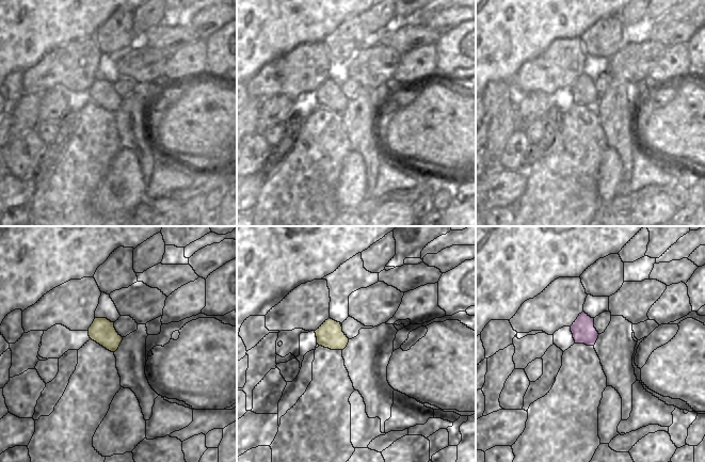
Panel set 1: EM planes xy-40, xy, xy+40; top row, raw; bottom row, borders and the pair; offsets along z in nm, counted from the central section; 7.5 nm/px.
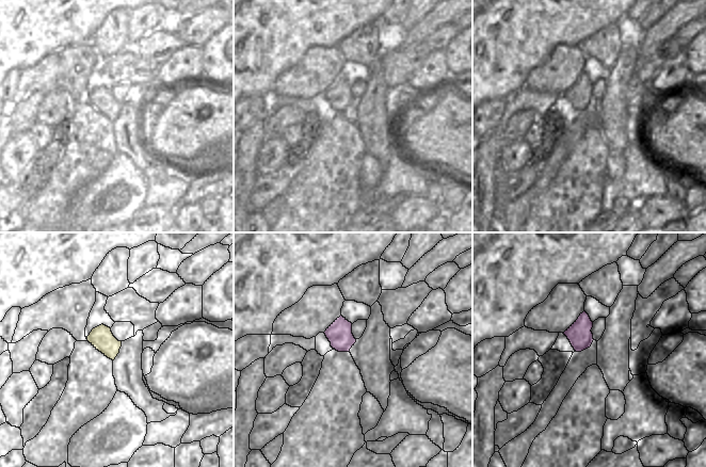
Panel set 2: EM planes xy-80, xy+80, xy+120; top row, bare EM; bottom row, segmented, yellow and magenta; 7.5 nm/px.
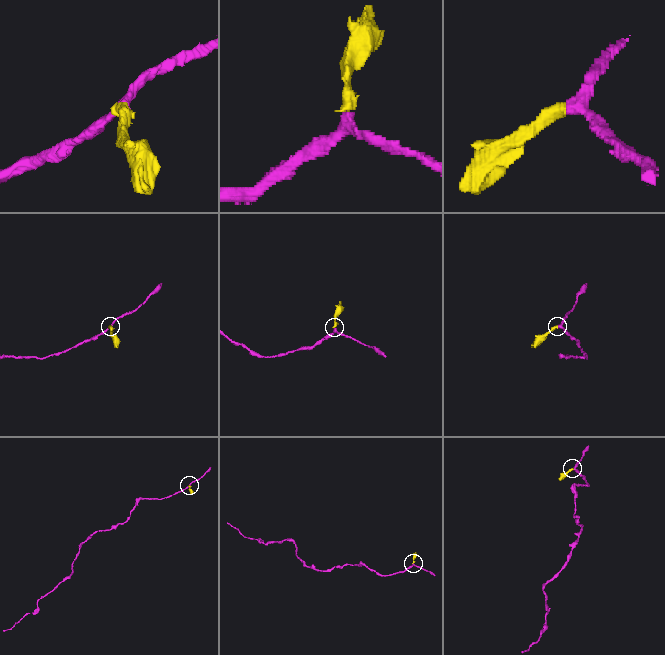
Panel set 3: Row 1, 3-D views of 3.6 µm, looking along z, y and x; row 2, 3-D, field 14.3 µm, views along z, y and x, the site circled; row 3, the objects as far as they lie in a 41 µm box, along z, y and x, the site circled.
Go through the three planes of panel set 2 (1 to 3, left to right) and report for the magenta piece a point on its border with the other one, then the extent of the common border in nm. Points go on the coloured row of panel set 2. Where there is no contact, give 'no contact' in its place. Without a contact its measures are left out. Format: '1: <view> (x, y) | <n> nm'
1: no contact
2: no contact
3: no contact

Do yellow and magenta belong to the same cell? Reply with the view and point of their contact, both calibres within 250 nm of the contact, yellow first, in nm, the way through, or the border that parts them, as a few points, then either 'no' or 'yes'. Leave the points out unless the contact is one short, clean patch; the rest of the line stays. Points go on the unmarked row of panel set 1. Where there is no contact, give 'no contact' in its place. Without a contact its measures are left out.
no contact; yes

